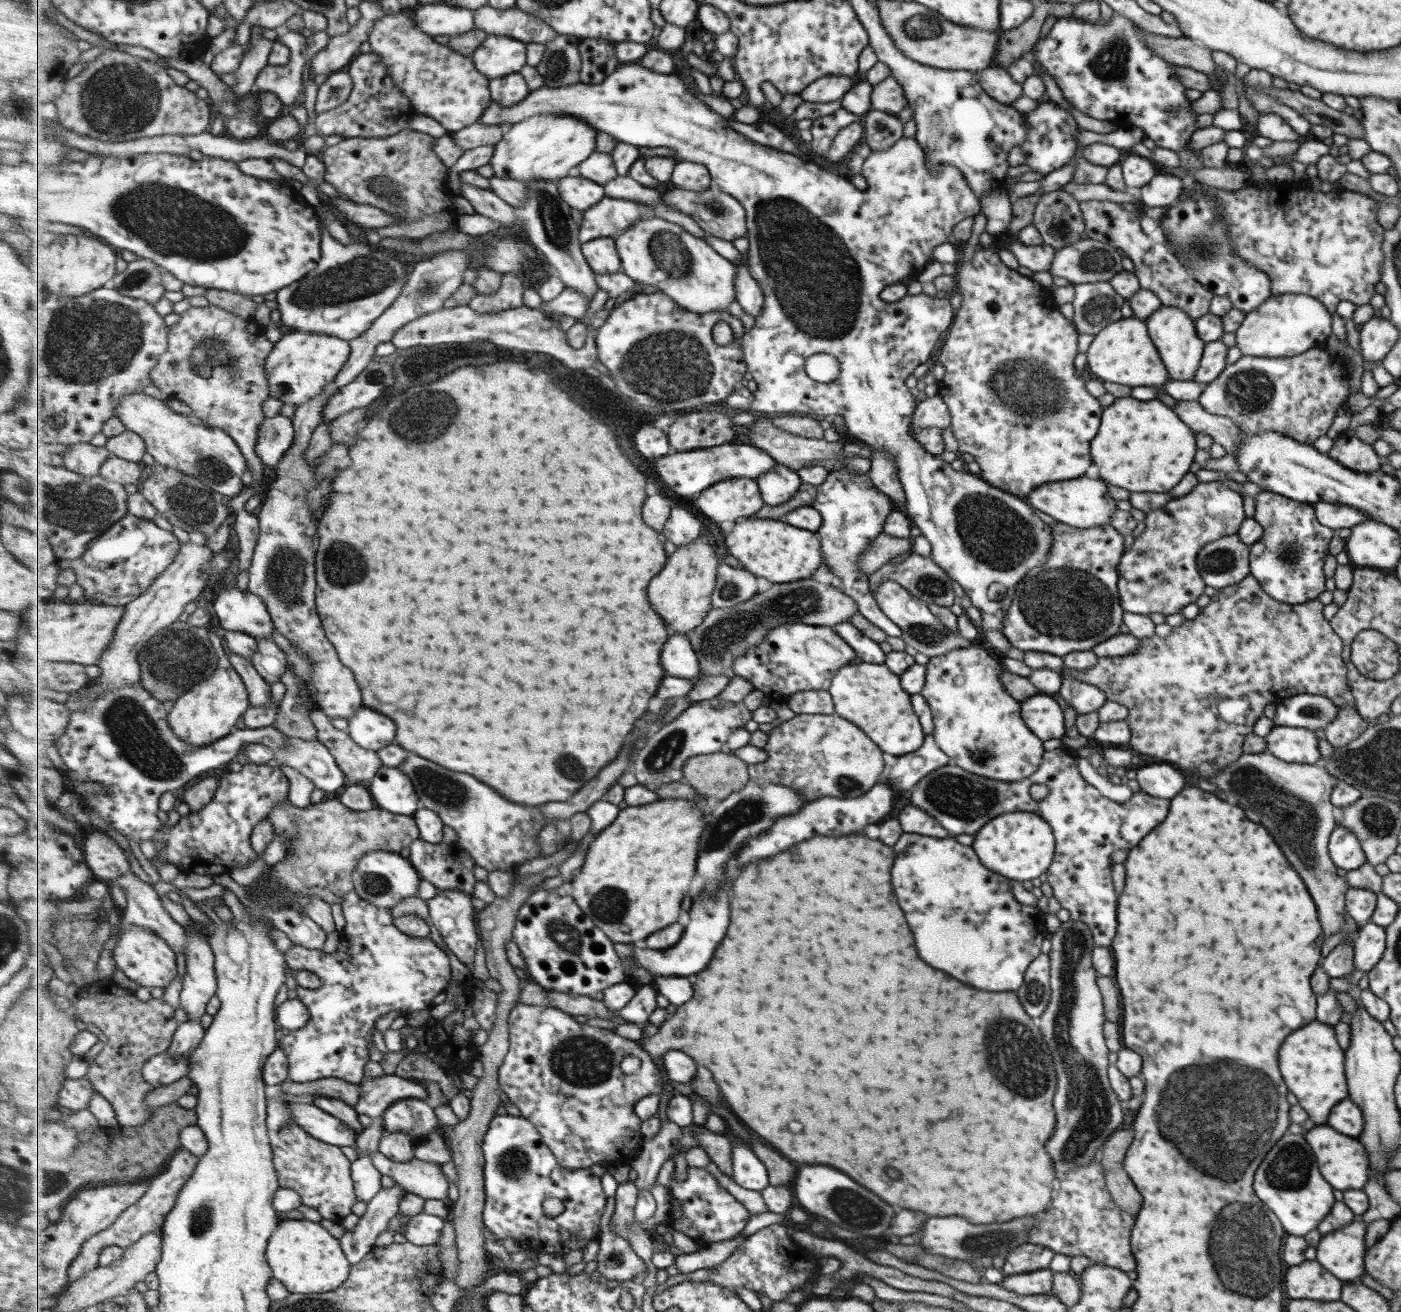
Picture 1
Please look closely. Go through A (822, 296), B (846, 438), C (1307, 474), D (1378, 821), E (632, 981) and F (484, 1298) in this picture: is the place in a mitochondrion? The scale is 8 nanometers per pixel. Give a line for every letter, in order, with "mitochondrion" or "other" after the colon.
A: mitochondrion
B: other
C: other
D: mitochondrion
E: other
F: other

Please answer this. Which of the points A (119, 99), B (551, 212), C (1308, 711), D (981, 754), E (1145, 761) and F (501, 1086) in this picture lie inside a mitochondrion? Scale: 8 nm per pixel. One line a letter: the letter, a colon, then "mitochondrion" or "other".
A: mitochondrion
B: mitochondrion
C: mitochondrion
D: mitochondrion
E: other
F: other

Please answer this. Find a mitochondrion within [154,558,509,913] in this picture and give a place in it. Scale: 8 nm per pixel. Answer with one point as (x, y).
(440, 787)

